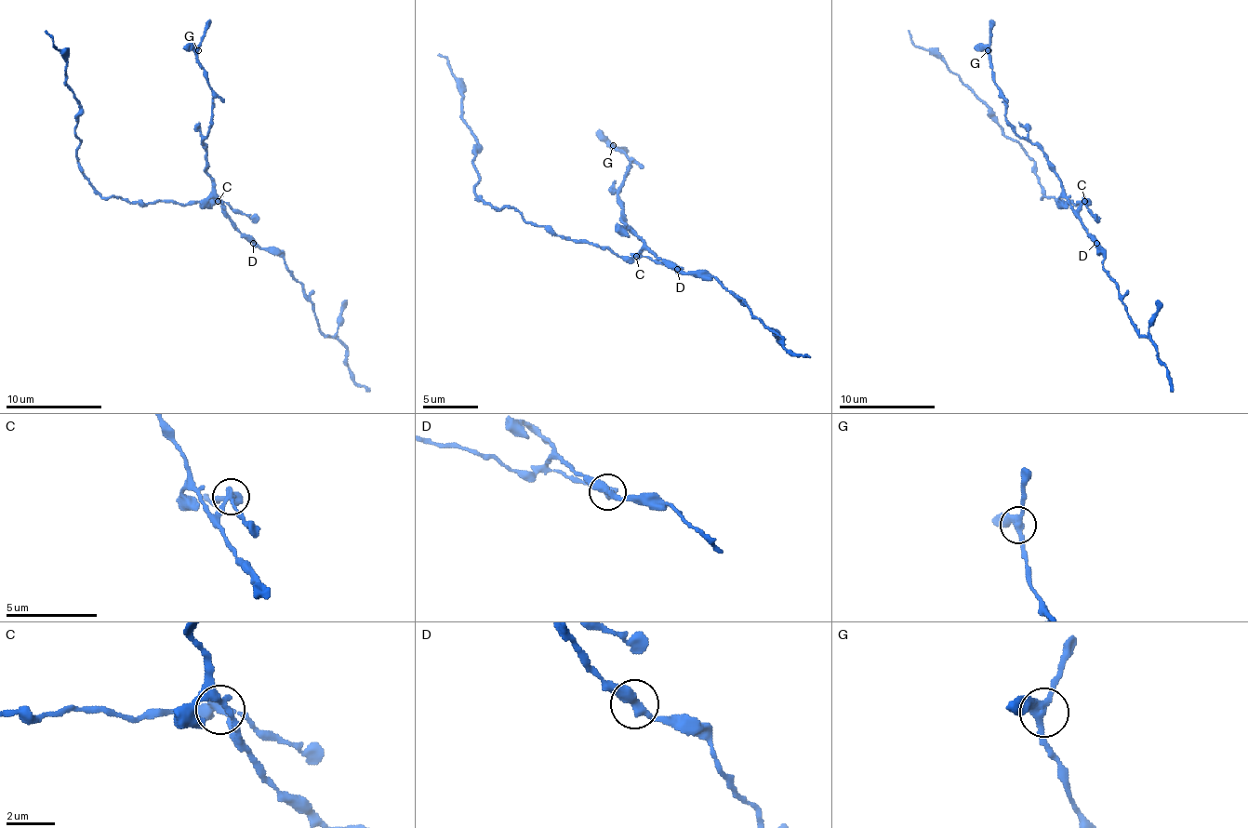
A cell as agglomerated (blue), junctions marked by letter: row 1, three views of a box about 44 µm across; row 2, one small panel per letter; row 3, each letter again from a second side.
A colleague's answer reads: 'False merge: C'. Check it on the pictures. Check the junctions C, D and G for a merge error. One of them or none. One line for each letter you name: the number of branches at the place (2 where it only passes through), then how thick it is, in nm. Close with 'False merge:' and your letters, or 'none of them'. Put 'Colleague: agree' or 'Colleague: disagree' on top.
Colleague: agree
C: 3 | 320 nm
False merge: C

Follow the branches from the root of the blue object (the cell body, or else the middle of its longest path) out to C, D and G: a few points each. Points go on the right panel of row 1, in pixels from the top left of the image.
C: (1072, 202), (1074, 204), (1084, 202)
D: (1072, 202), (1074, 204), (1086, 202), (1080, 208), (1080, 220), (1096, 243)
G: (1072, 202), (1084, 199), (1074, 208), (1069, 204), (1055, 166), (1007, 120), (988, 50)

